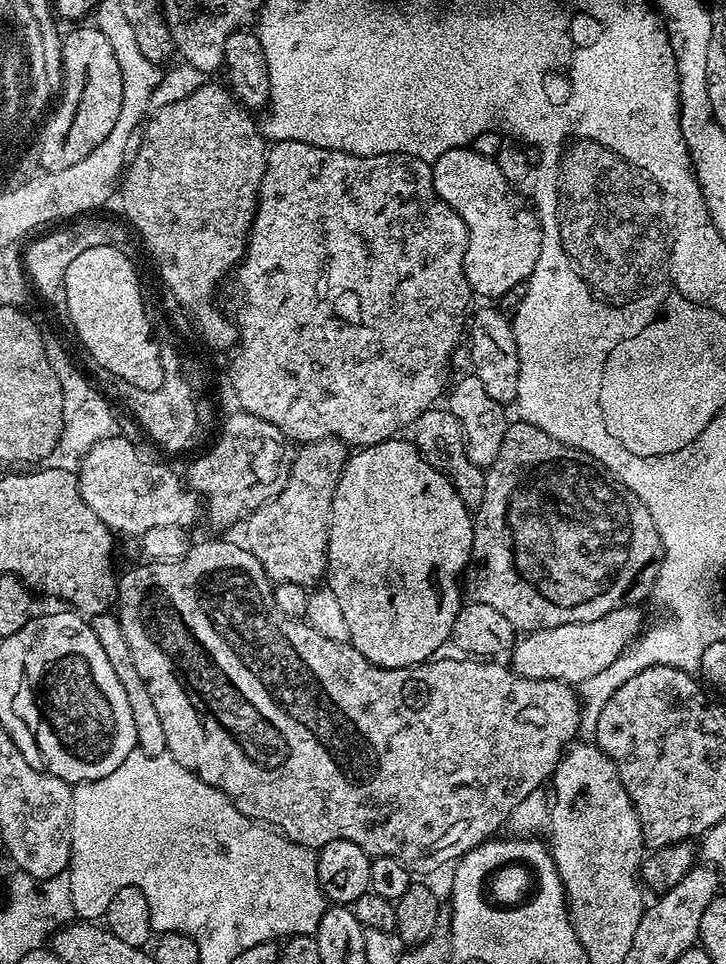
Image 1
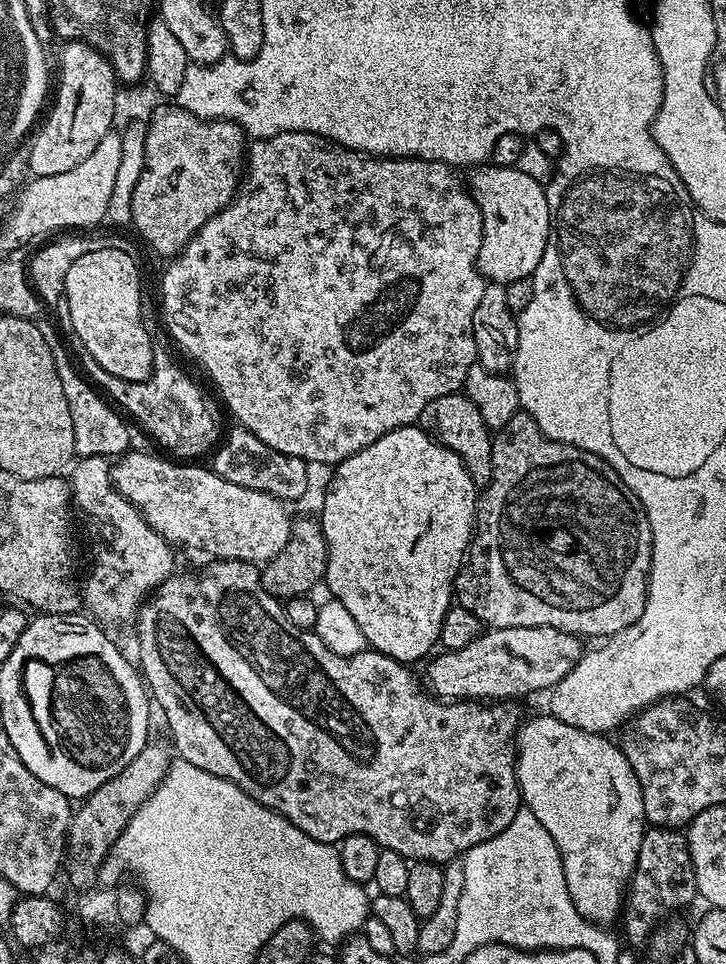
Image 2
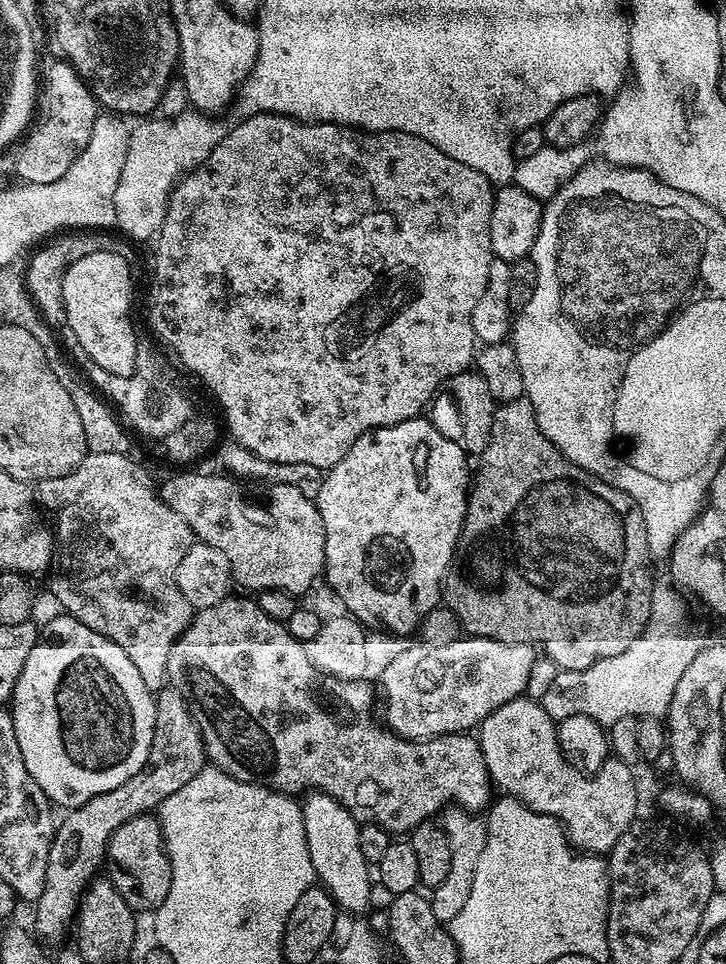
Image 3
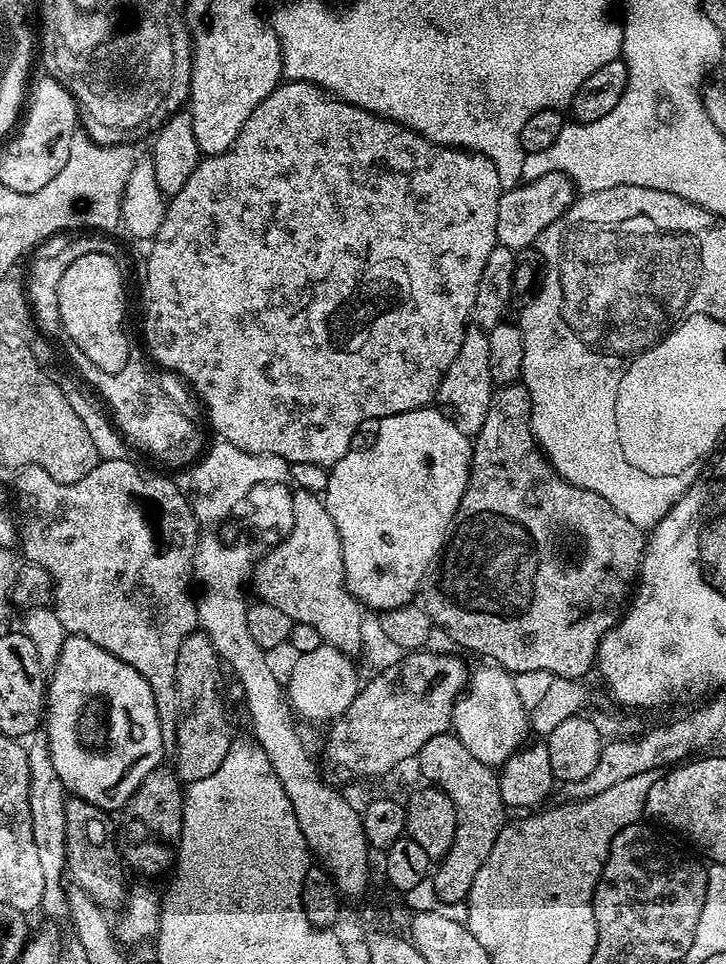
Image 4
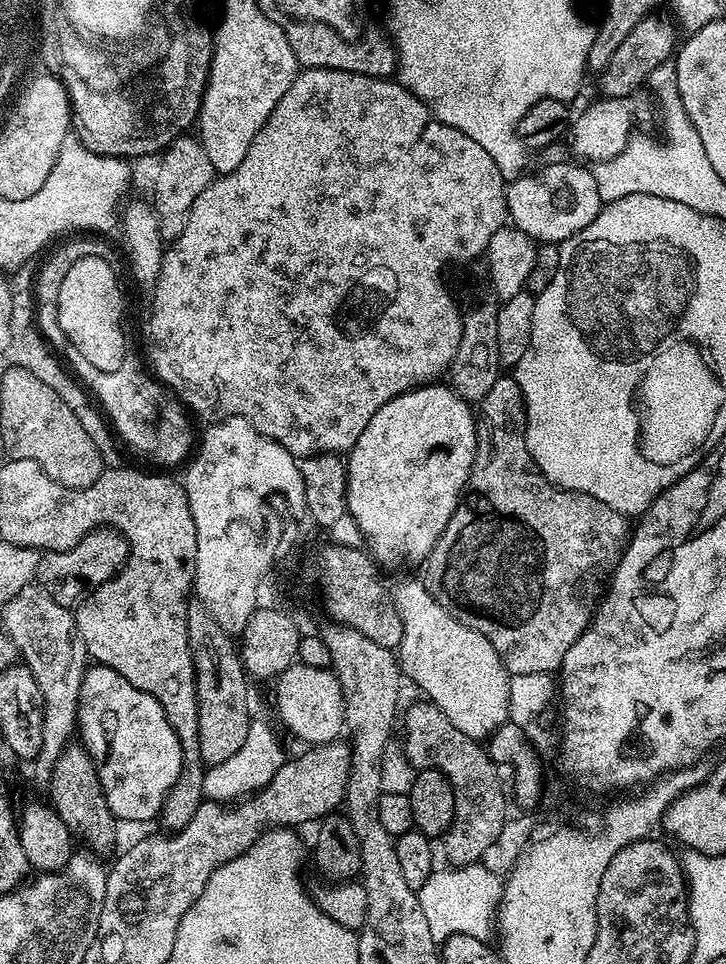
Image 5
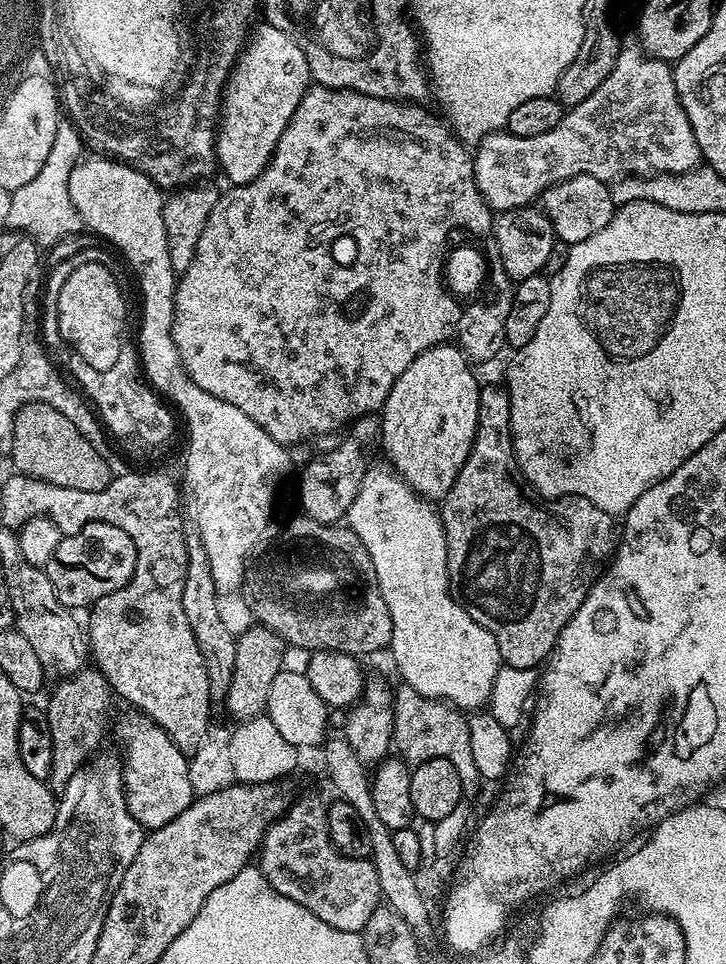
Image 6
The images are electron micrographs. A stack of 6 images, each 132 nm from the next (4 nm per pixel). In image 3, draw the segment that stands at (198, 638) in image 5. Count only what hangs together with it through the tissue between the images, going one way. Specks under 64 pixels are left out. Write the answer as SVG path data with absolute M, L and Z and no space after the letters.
M165 686L155 693L155 698L154 738L150 754L146 758L146 766L142 766L142 770L138 770L138 774L134 774L130 782L122 782L122 786L117 786L115 790L106 790L106 794L90 798L90 802L71 809L65 815L68 817L59 821L48 855L44 889L34 902L34 932L41 941L60 940L67 928L69 931L84 889L99 873L96 871L99 870L100 863L105 863L108 839L112 837L114 830L118 830L122 822L130 822L130 818L155 813L161 802L170 798L170 794L178 794L178 790L182 790L186 782L194 778L194 774L206 767L204 739L184 695L175 687Z

